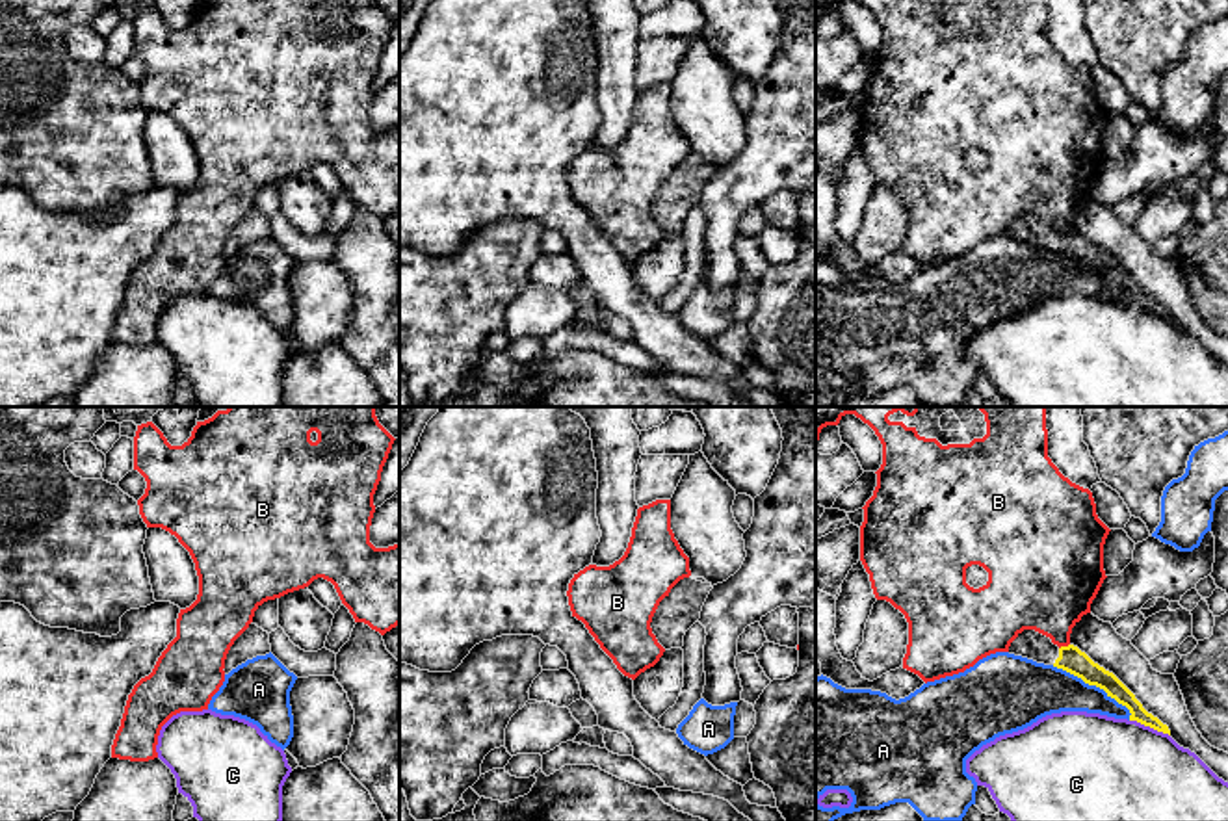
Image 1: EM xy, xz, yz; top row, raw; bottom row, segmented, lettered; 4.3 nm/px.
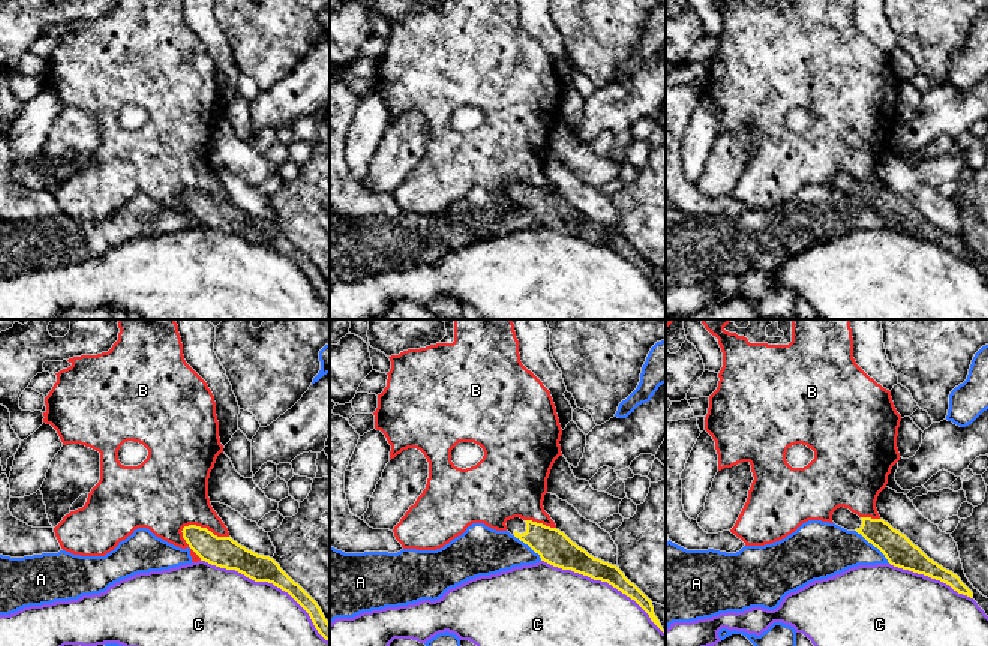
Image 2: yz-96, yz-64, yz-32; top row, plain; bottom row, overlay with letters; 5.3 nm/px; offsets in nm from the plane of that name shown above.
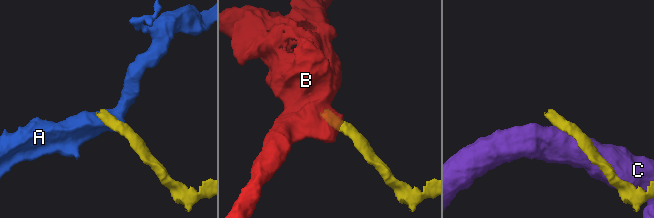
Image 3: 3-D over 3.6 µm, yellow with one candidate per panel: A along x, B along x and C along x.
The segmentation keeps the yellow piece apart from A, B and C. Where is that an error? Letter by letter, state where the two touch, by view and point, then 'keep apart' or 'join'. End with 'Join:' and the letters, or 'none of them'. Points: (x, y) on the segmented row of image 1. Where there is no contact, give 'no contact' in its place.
A: contact yz (1095, 684); keep apart
B: contact yz (1063, 647); keep apart
C: contact yz (1150, 727); keep apart
Join: none of them

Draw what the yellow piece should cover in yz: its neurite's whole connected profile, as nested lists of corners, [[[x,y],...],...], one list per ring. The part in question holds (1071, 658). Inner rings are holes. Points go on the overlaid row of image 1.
[[[1024,630],[1011,643],[1009,654],[1022,656],[1033,659],[1037,663],[1053,665],[1063,669],[1078,678],[1081,678],[1089,685],[1096,685],[1107,693],[1107,697],[1115,698],[1118,704],[1130,710],[1130,721],[1137,721],[1144,726],[1150,726],[1157,732],[1169,734],[1170,730],[1157,717],[1148,713],[1143,704],[1135,698],[1135,695],[1109,671],[1094,663],[1085,652],[1078,646],[1057,646],[1050,637],[1035,632]]]

